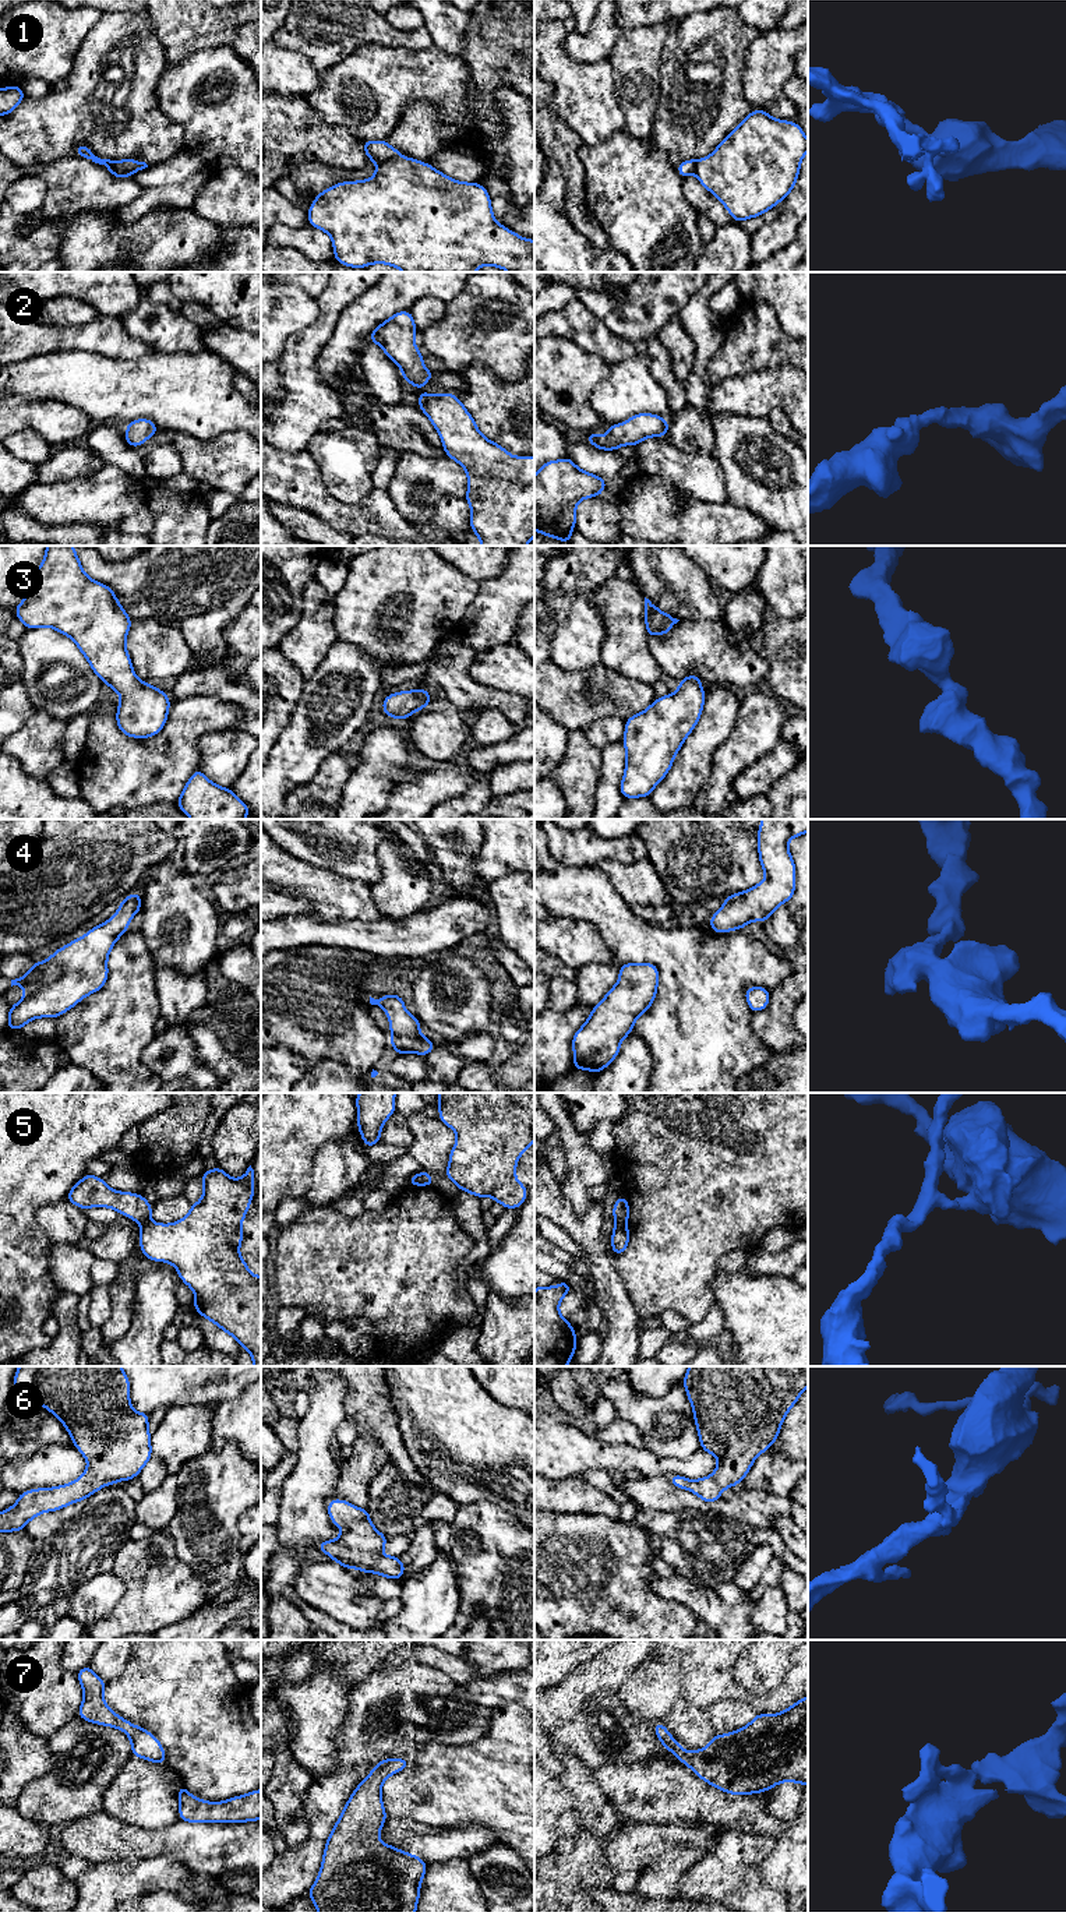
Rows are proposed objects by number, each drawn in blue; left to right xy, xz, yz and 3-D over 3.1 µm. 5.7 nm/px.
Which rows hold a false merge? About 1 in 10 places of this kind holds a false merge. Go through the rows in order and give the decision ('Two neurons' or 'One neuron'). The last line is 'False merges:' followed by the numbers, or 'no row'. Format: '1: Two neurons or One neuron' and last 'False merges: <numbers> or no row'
1: Two neurons
2: One neuron
3: One neuron
4: One neuron
5: Two neurons
6: One neuron
7: One neuron
False merges: 1, 5

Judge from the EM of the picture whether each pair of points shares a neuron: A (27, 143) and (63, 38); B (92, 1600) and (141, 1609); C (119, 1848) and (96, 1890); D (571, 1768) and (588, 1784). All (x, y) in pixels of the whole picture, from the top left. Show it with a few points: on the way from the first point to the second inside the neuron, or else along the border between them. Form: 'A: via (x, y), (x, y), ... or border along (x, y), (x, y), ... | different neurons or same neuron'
A: border along (73, 60), (70, 73), (50, 85) | different neurons
B: border along (113, 1573), (124, 1594), (106, 1616), (91, 1625) | different neurons
C: border along (147, 1859), (127, 1858), (91, 1863) | different neurons
D: via (575, 1773), (583, 1781) | same neuron

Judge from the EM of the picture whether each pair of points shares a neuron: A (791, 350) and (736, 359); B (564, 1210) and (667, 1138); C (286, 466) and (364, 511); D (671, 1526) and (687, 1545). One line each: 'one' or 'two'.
A: one
B: two
C: one
D: one

